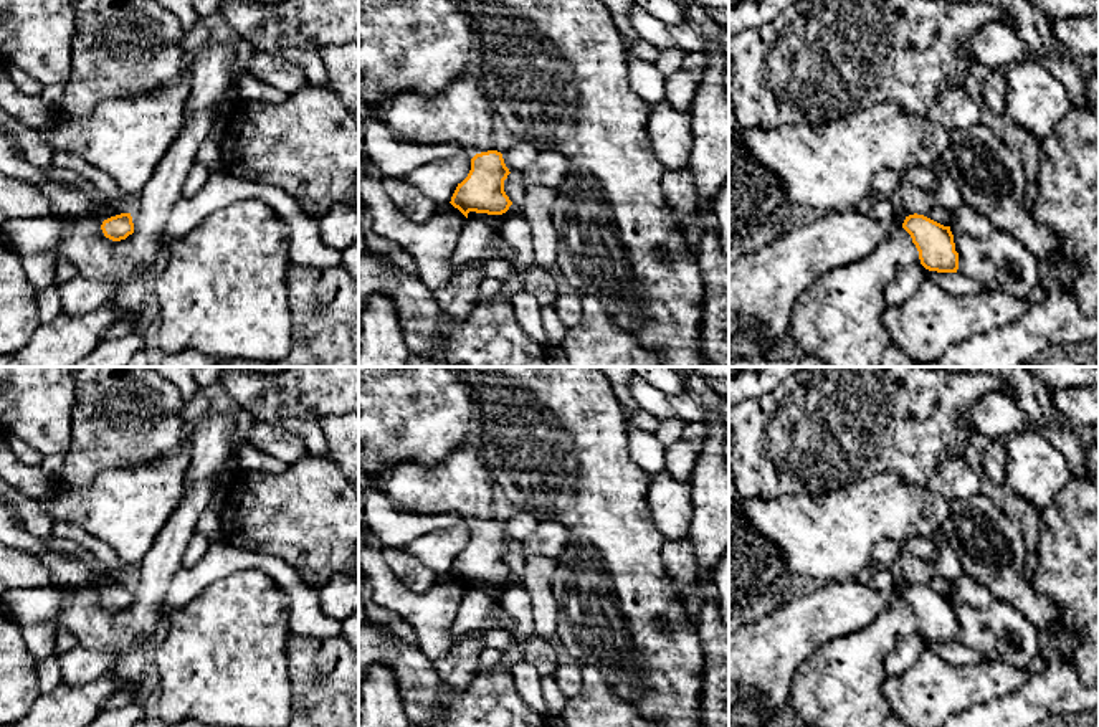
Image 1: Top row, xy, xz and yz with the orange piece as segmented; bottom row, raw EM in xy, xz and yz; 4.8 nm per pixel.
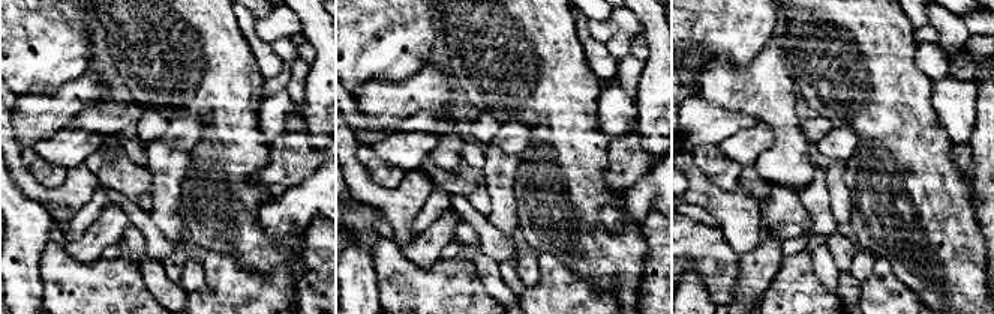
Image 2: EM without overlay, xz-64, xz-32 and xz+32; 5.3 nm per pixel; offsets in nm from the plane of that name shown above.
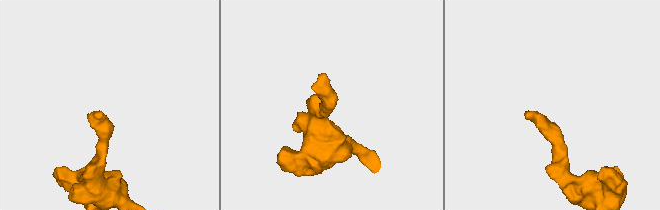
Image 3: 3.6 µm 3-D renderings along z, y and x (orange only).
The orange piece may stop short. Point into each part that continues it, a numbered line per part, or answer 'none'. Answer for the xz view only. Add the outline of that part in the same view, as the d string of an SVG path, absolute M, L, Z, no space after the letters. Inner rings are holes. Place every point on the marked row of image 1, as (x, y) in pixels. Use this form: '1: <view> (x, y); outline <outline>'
1: xz (461, 113); outline M466 69L438 96L398 94L377 119L413 142L458 142L474 155L496 150L492 131L497 119L481 83Z

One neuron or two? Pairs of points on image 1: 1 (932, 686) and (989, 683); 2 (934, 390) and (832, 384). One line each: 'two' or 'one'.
1: one
2: one

